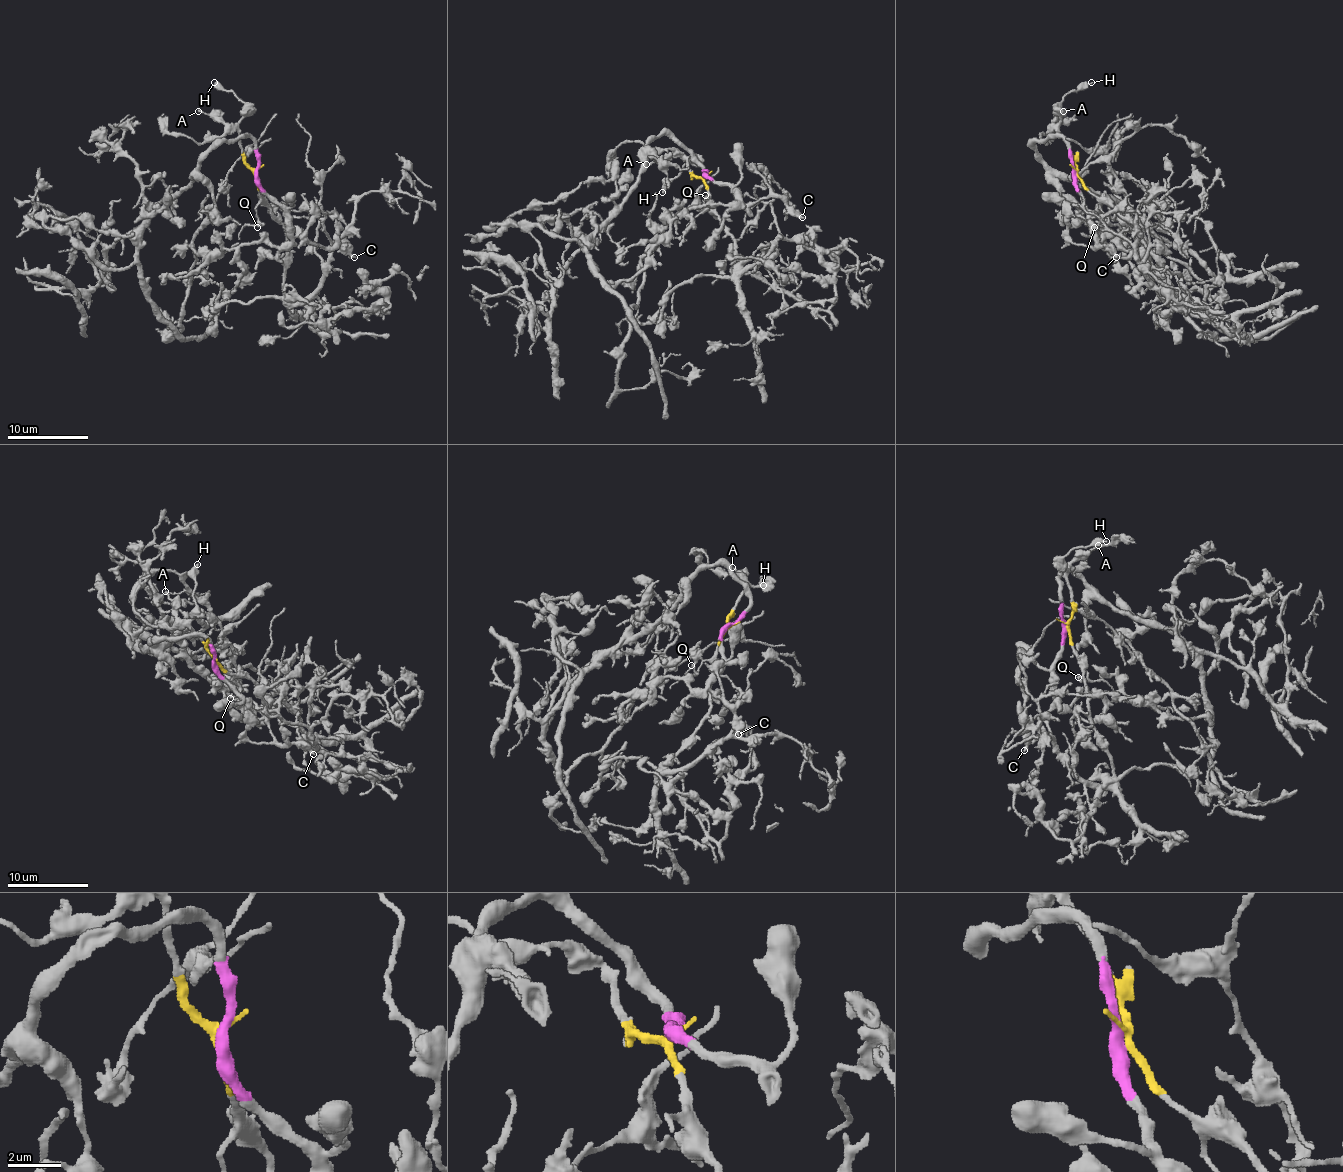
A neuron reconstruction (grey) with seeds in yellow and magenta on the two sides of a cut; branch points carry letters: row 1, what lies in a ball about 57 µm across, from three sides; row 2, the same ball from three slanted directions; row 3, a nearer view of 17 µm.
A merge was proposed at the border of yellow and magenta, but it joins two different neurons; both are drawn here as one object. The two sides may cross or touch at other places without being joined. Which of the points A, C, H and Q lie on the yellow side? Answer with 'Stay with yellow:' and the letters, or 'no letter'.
Stay with yellow: A, H, Q

